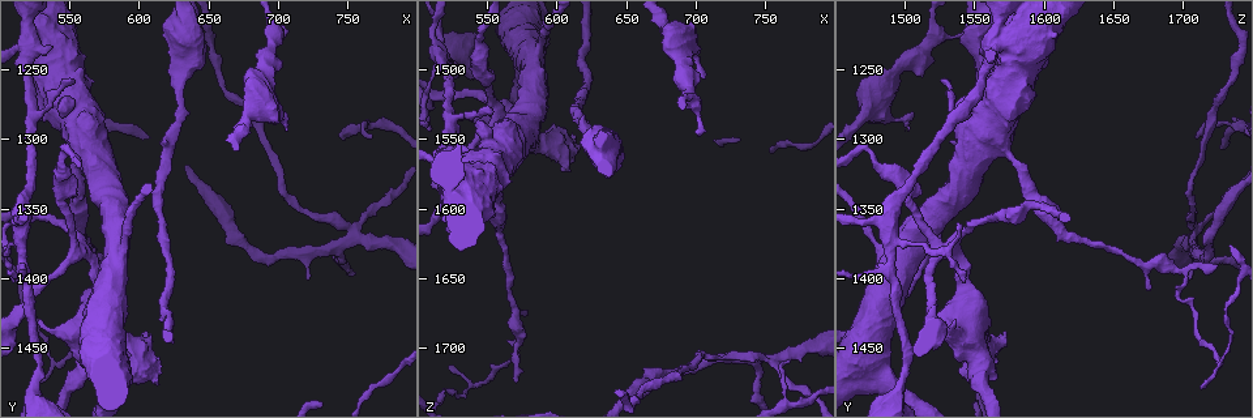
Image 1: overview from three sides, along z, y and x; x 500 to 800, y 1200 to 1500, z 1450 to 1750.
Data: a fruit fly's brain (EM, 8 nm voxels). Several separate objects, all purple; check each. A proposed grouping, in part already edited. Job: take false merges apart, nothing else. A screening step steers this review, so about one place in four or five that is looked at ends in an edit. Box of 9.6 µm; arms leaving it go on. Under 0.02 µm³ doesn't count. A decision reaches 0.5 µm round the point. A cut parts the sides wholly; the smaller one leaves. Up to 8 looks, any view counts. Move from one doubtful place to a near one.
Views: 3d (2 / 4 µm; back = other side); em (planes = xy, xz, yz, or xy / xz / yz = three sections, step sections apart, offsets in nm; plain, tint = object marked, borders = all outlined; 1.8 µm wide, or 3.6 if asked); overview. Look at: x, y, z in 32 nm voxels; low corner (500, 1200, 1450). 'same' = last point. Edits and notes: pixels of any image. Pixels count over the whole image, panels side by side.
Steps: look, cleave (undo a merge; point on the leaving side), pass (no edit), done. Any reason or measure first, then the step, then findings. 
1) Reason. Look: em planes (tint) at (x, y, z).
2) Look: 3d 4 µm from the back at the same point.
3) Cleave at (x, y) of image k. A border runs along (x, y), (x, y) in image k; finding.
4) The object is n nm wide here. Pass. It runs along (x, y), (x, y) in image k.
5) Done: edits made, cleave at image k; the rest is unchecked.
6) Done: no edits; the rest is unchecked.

Look: 3d 4 µm at (570, 1398, 1702).

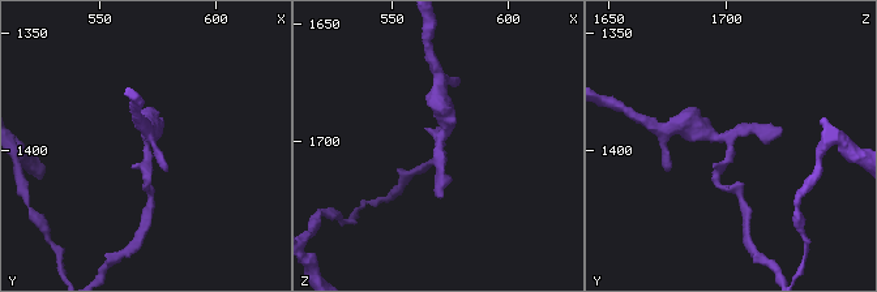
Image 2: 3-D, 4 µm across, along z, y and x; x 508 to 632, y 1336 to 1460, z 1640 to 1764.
Look: em planes (plain) at (571, 1400, 1702).

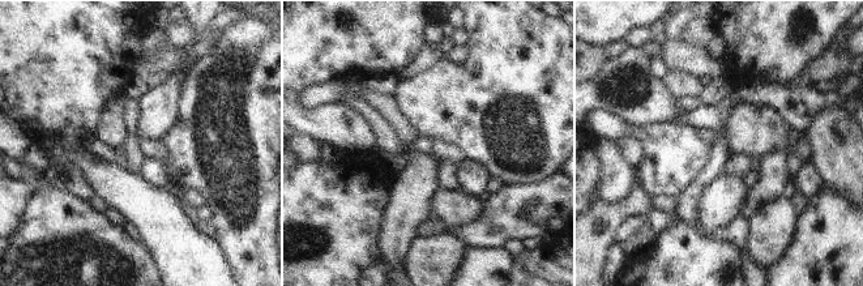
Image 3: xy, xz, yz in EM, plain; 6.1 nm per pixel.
With the object marked. Look: em planes (tint) at the same point.

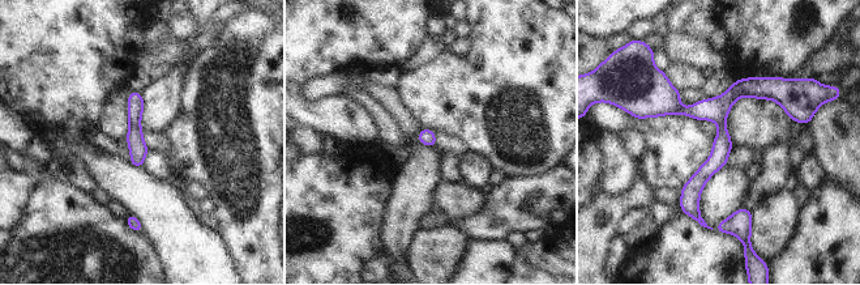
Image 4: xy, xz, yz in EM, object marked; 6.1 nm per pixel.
The object is 90 nm wide here. Pass. It runs along (650, 111), (773, 89), (798, 118) in image 4; continuous, no second neuron.

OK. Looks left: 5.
Sharp bend. Look: 3d 4 µm at (540, 1464, 1726).

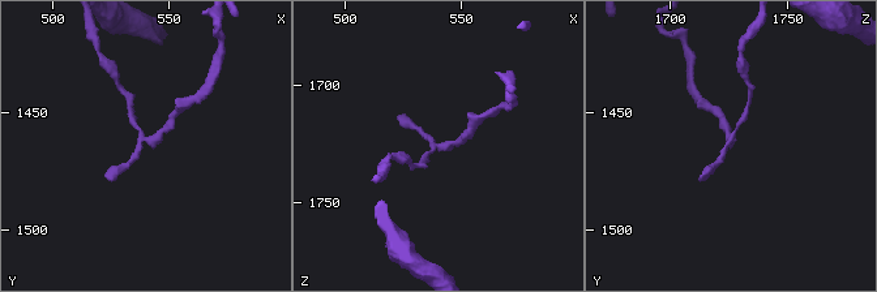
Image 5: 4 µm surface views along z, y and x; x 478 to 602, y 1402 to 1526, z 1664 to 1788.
Now the EM. Look: em planes (tint) at (541, 1461, 1727).

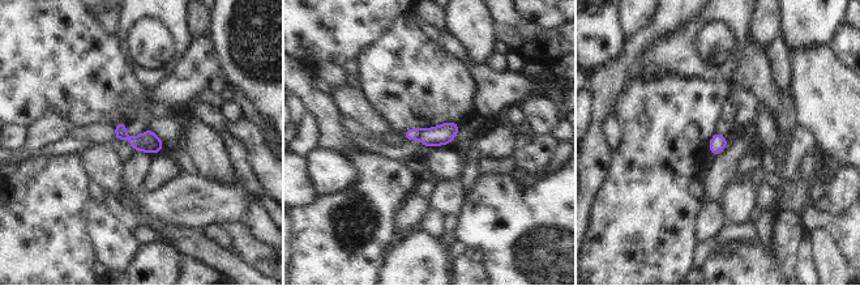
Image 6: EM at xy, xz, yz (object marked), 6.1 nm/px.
Cleave at (413, 133) of image 6. A border runs along (422, 131), (419, 139) in image 6; two neurons meet here.

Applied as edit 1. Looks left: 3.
See it whole again. Look: overview.

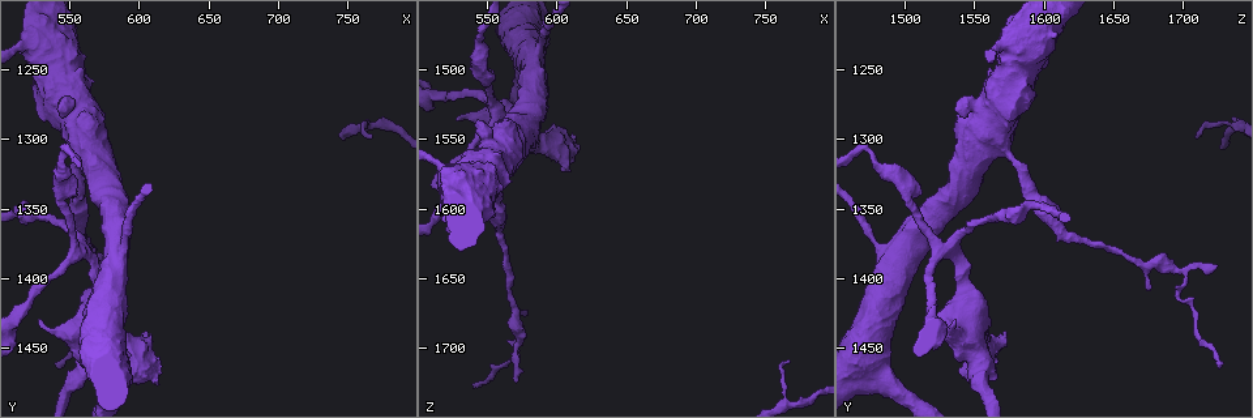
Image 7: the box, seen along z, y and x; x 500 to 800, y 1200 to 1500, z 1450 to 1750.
Thin neck. Look: 3d 2 µm at (556, 1330, 1588).

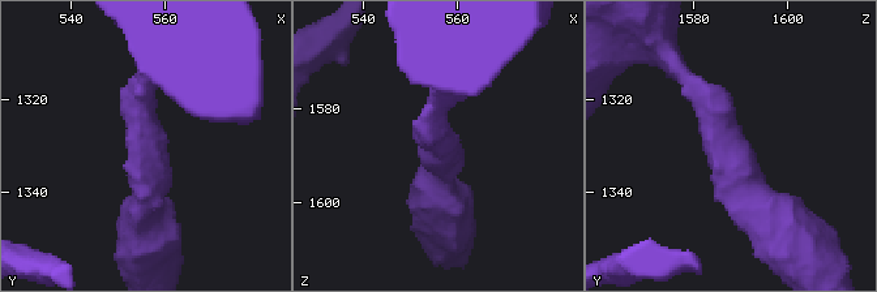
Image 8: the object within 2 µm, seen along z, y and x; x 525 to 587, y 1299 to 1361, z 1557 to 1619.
The arms are 320, 340 nm wide. Look: em planes (tint) at (554, 1329, 1586).

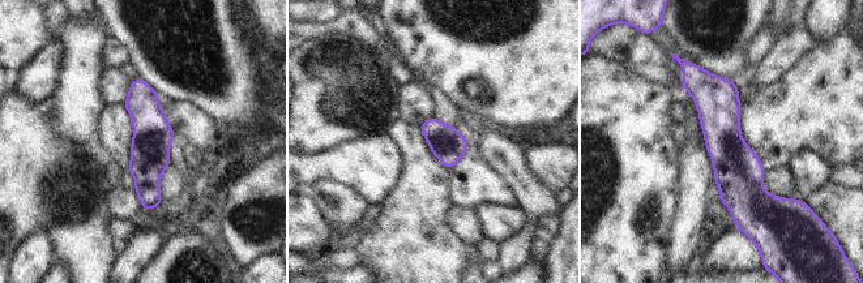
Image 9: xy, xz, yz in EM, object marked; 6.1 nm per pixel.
Pass. It runs along (693, 68), (717, 99), (740, 215) in image 9; all the same neuron.

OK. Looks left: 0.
Done: edits made, cleave at image 6; the rest is unchecked.

